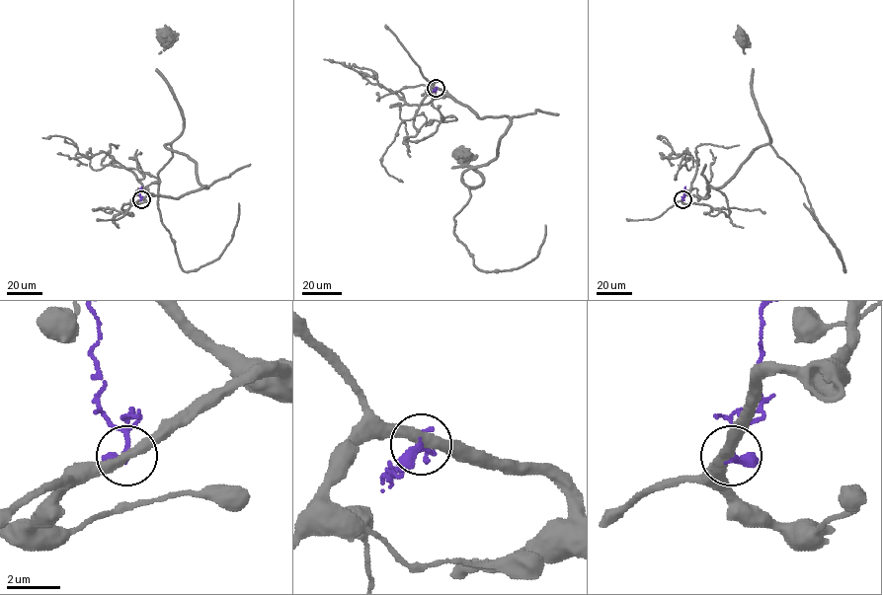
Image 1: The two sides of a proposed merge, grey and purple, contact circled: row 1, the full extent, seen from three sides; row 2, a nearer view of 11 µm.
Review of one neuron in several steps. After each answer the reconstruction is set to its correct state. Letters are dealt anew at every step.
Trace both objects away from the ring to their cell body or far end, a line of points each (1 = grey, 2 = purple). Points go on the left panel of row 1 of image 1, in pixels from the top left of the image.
1: (141, 199), (206, 187), (197, 164), (169, 144), (157, 174), (161, 221), (185, 271), (218, 258), (238, 203)
2: (141, 199), (141, 186)

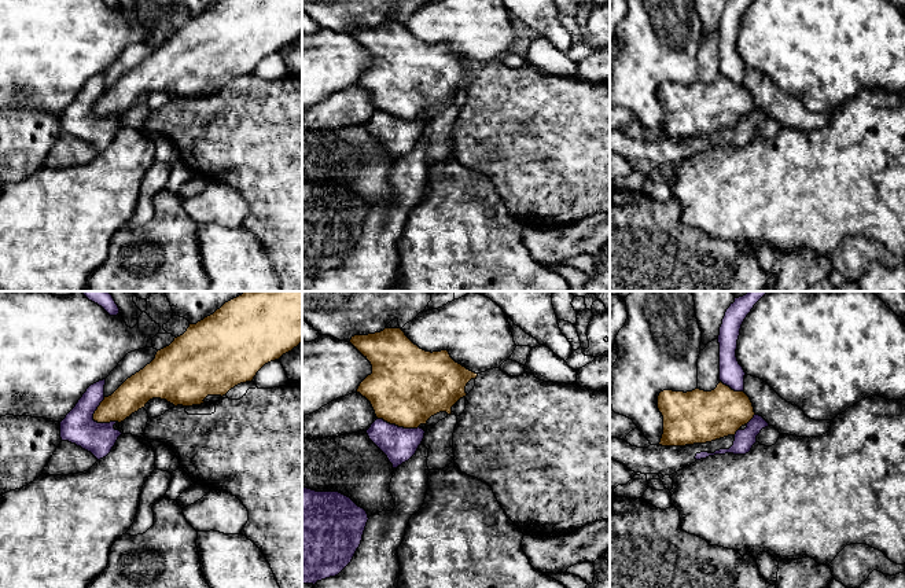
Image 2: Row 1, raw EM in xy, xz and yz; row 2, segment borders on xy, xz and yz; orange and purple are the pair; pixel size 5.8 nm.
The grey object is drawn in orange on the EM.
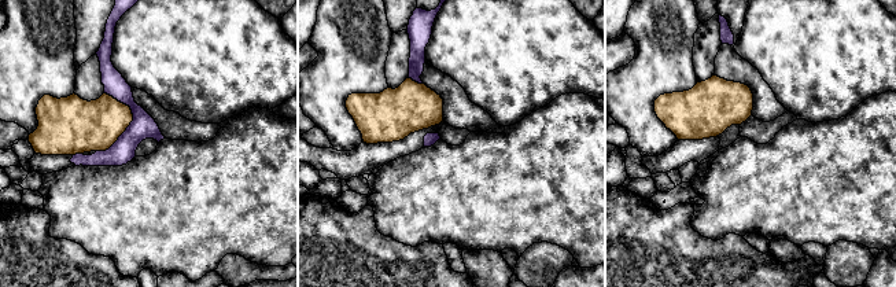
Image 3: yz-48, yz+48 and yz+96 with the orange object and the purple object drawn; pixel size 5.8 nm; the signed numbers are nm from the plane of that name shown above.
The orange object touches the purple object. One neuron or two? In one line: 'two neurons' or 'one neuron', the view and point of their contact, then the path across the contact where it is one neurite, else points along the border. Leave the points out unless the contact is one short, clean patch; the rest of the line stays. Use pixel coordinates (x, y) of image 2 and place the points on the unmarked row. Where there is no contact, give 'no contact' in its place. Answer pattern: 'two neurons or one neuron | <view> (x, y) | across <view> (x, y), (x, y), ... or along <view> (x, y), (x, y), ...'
two neurons | xy (94, 111)

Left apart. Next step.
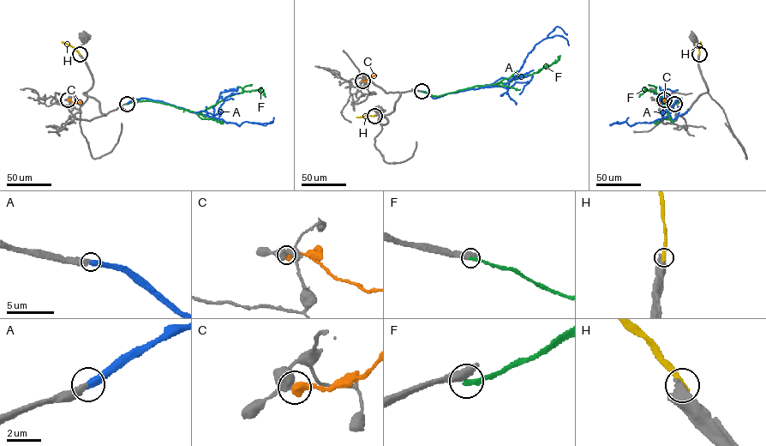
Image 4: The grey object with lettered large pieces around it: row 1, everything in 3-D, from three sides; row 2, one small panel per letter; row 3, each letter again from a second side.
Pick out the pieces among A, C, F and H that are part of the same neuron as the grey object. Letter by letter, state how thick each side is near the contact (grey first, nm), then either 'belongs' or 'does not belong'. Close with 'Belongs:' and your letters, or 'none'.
A: 400/440 nm | belongs
C: 440/600 nm | does not belong
F: 650/280 nm | does not belong
H: 700/380 nm | does not belong
Belongs: A

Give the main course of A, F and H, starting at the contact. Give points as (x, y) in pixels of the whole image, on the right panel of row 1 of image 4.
A: (674, 103), (681, 99), (673, 105), (670, 116), (651, 122), (629, 125), (625, 121), (610, 124), (618, 122)
F: (674, 104), (679, 100), (673, 104), (667, 113), (667, 107), (655, 91), (646, 90), (639, 97)
H: (699, 54), (700, 42)

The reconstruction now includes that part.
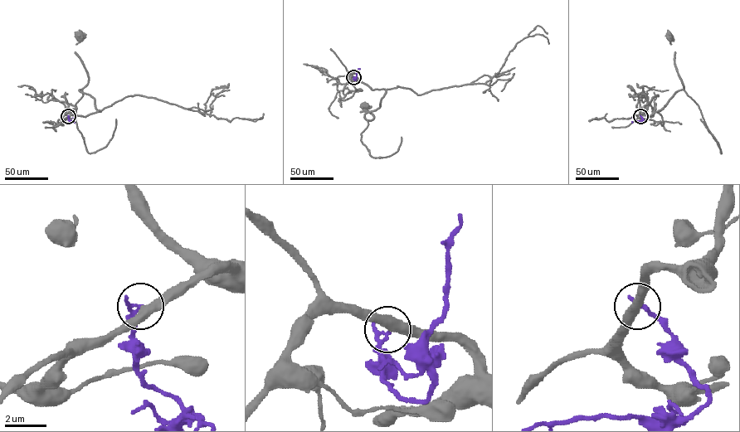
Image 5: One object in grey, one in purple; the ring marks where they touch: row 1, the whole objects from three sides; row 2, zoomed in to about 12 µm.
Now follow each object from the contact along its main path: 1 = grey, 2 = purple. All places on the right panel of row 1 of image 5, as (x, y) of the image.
1: (640, 116), (653, 115), (649, 104), (658, 95), (647, 112), (637, 115), (589, 120), (596, 118)
2: (640, 116), (642, 120), (632, 121)

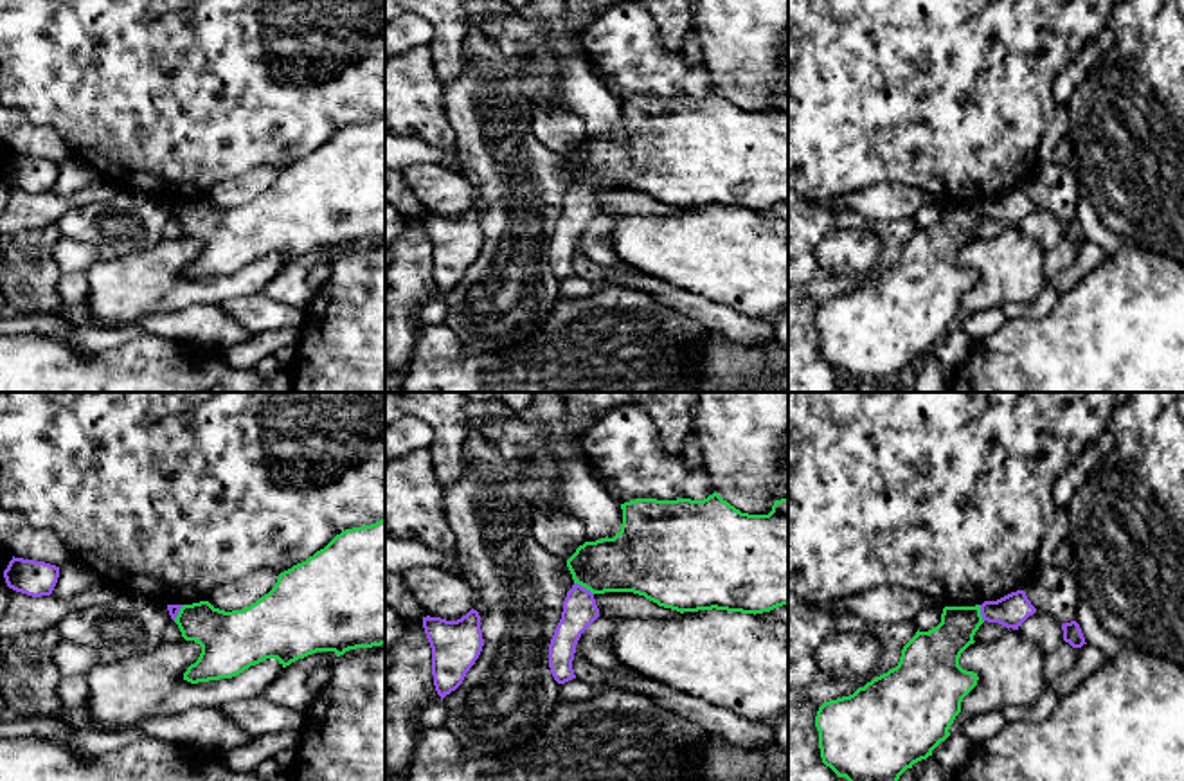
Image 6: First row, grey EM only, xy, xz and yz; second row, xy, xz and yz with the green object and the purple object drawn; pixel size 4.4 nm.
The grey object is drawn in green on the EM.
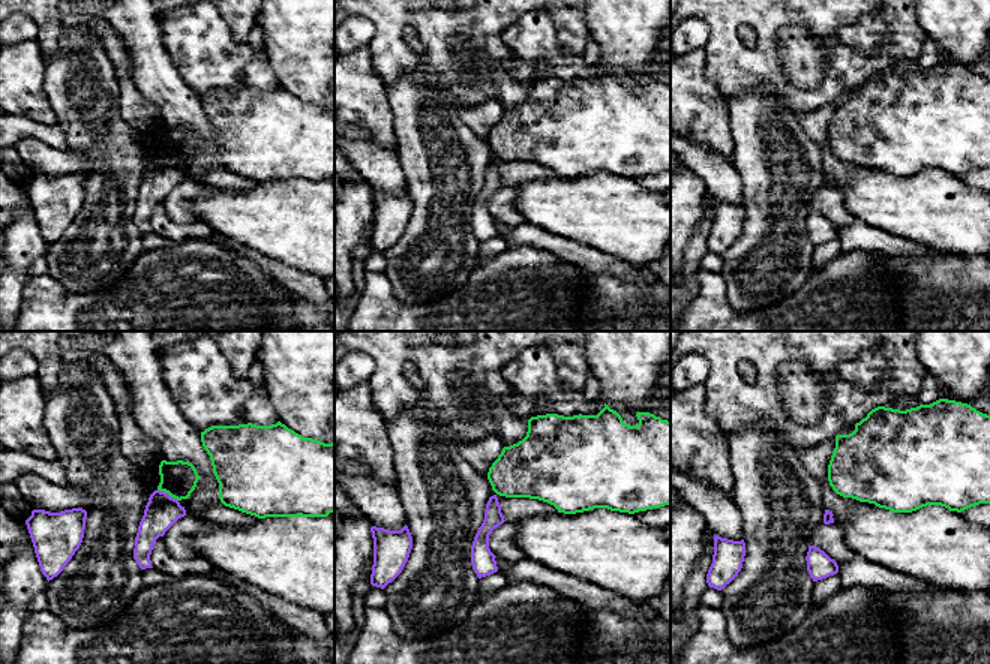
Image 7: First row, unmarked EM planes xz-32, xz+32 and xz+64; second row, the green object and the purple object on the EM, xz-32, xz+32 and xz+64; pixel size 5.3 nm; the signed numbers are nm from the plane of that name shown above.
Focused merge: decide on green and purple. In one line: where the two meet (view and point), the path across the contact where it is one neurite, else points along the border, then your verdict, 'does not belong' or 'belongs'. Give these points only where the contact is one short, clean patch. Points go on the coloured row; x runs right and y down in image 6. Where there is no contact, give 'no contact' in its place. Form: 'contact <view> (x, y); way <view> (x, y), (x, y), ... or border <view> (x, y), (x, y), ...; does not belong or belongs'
contact xz (583, 585); border xz (574, 582), (592, 594); does not belong

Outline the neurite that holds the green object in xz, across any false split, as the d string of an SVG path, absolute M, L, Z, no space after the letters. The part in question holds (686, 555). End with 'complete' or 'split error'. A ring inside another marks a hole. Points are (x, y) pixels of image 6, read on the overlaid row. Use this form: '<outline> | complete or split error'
M716 491L704 500L635 498L635 500L621 504L621 509L623 509L621 531L614 538L585 542L567 560L567 567L572 574L574 583L585 587L592 594L633 592L633 594L644 596L646 599L657 603L659 606L677 610L680 614L716 608L716 610L756 615L756 614L770 612L777 606L788 605L788 498L776 500L768 515L741 513L740 509L731 506L727 500L723 500Z | complete

